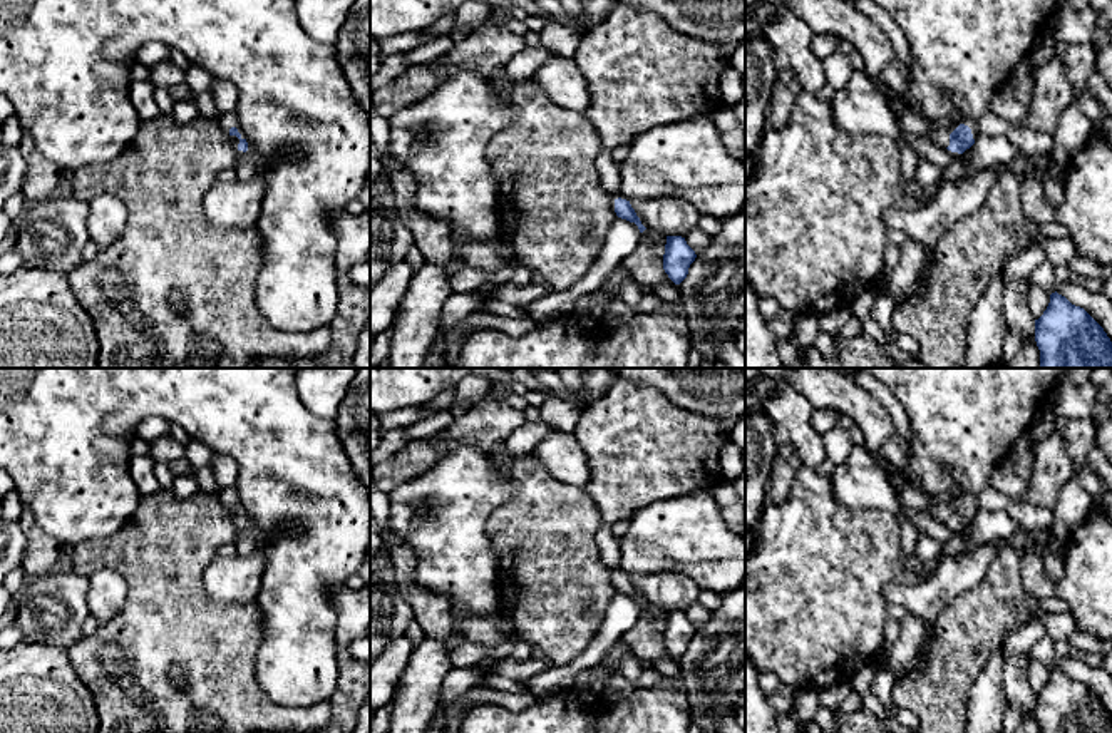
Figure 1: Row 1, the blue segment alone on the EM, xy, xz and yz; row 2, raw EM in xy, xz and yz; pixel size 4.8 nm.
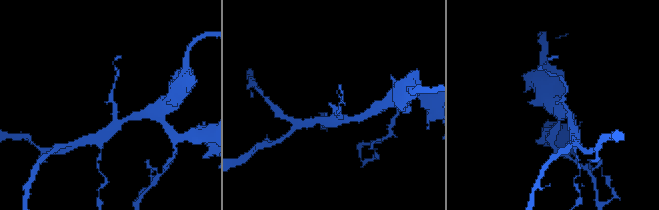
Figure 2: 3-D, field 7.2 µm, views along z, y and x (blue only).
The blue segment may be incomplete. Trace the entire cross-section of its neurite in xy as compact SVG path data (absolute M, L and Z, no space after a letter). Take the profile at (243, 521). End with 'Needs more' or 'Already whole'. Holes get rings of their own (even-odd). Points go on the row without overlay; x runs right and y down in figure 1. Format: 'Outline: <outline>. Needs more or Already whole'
Outline: M228 487L219 490L219 502L223 507L226 507L231 514L231 519L238 524L246 527L248 525L248 517L245 510L241 509L239 495L234 487Z. Needs more

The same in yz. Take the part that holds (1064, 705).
Outline: M1057 666L1035 695L1035 716L1040 733L1112 733L1112 716L1104 703Z. Already whole

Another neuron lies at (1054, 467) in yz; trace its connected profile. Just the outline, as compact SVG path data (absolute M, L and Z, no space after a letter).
M1055 430L1048 438L1037 442L1033 475L1020 499L1037 507L1053 509L1062 485L1075 475L1062 430Z

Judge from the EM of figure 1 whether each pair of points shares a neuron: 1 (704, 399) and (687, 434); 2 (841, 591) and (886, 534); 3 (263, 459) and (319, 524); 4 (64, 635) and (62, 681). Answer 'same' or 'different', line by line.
1: different
2: same
3: same
4: different

